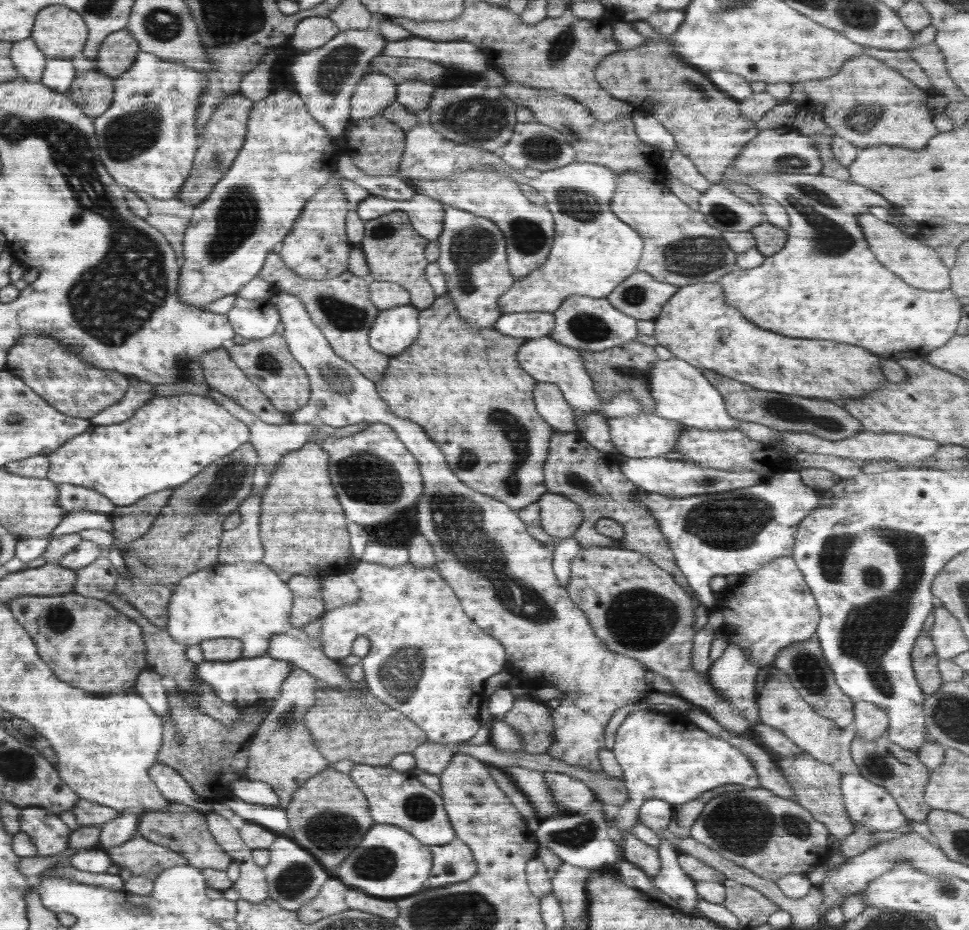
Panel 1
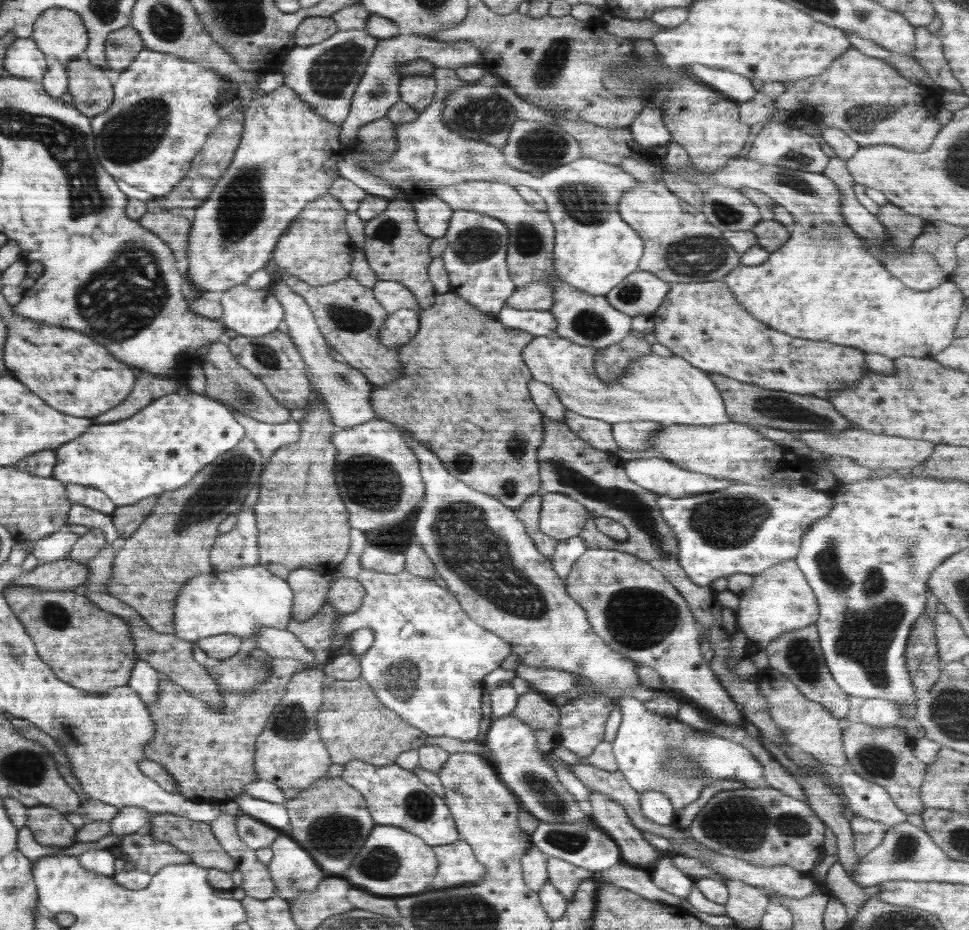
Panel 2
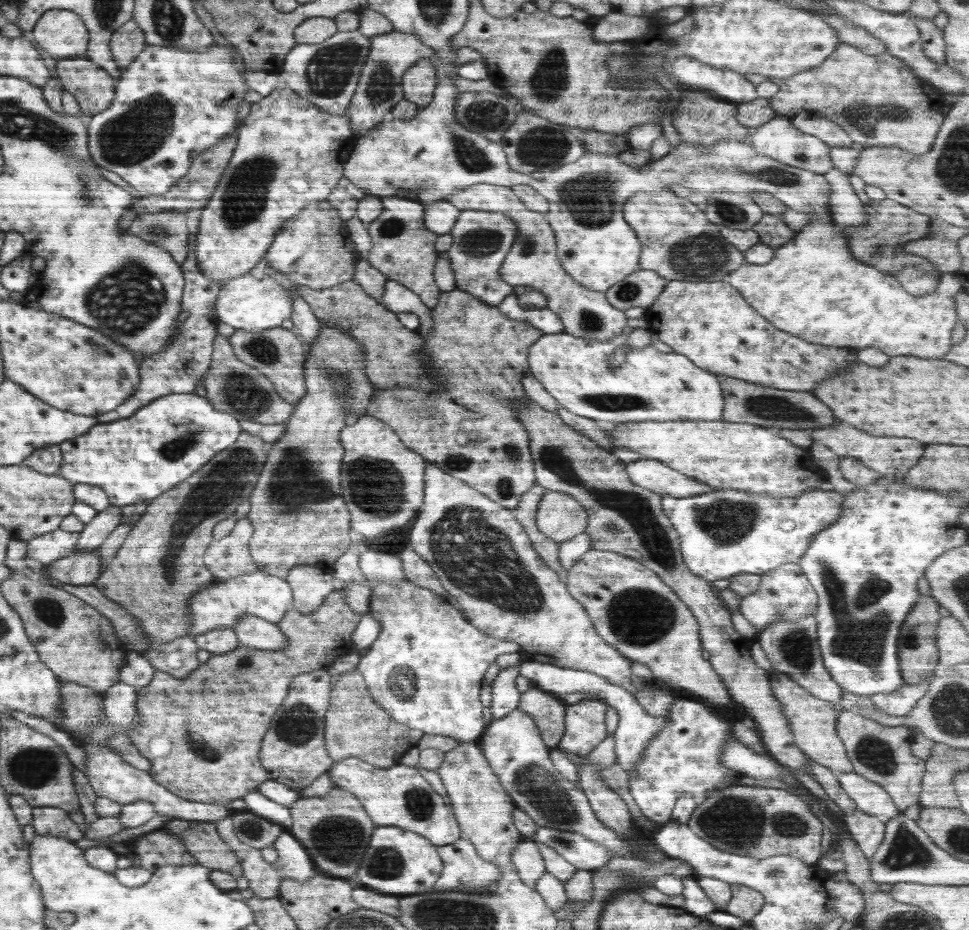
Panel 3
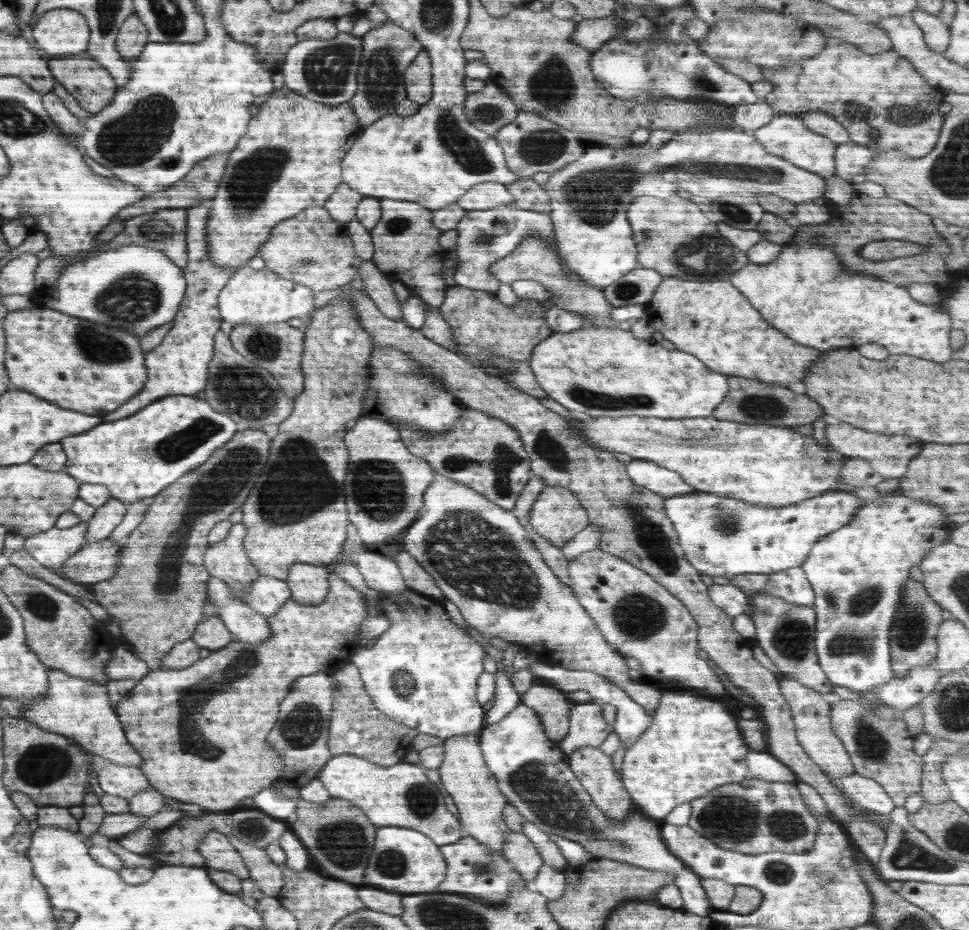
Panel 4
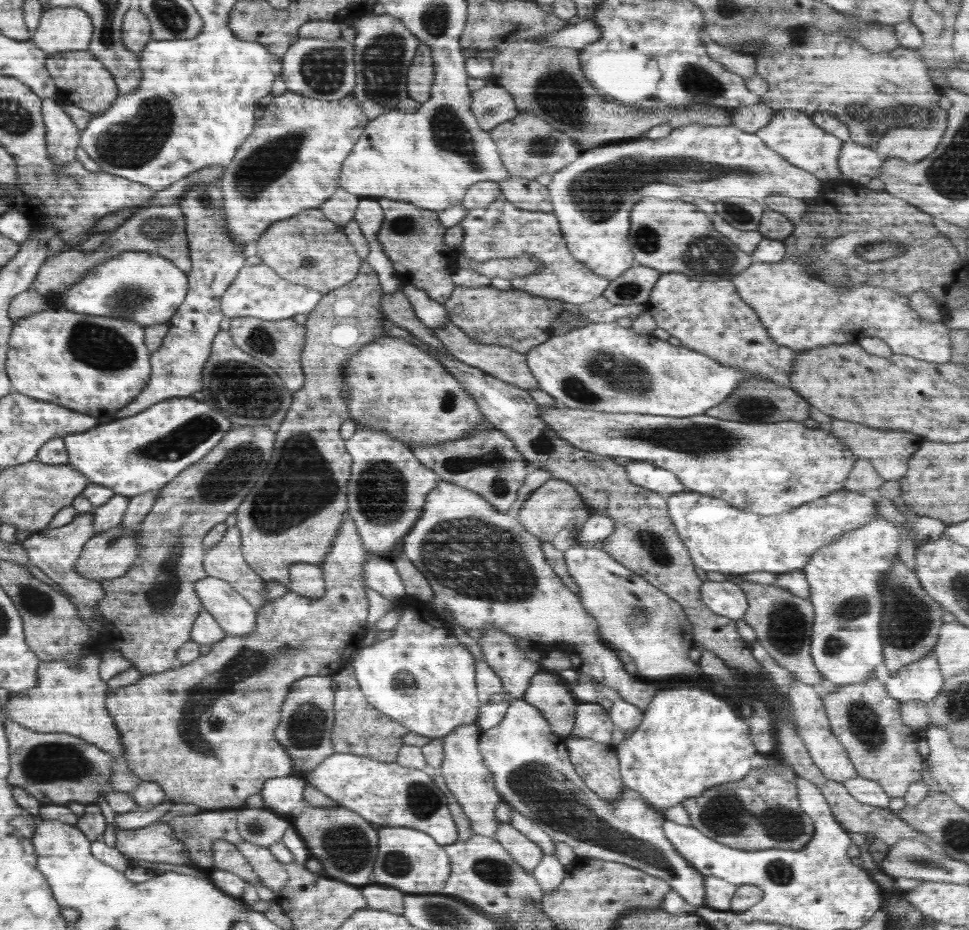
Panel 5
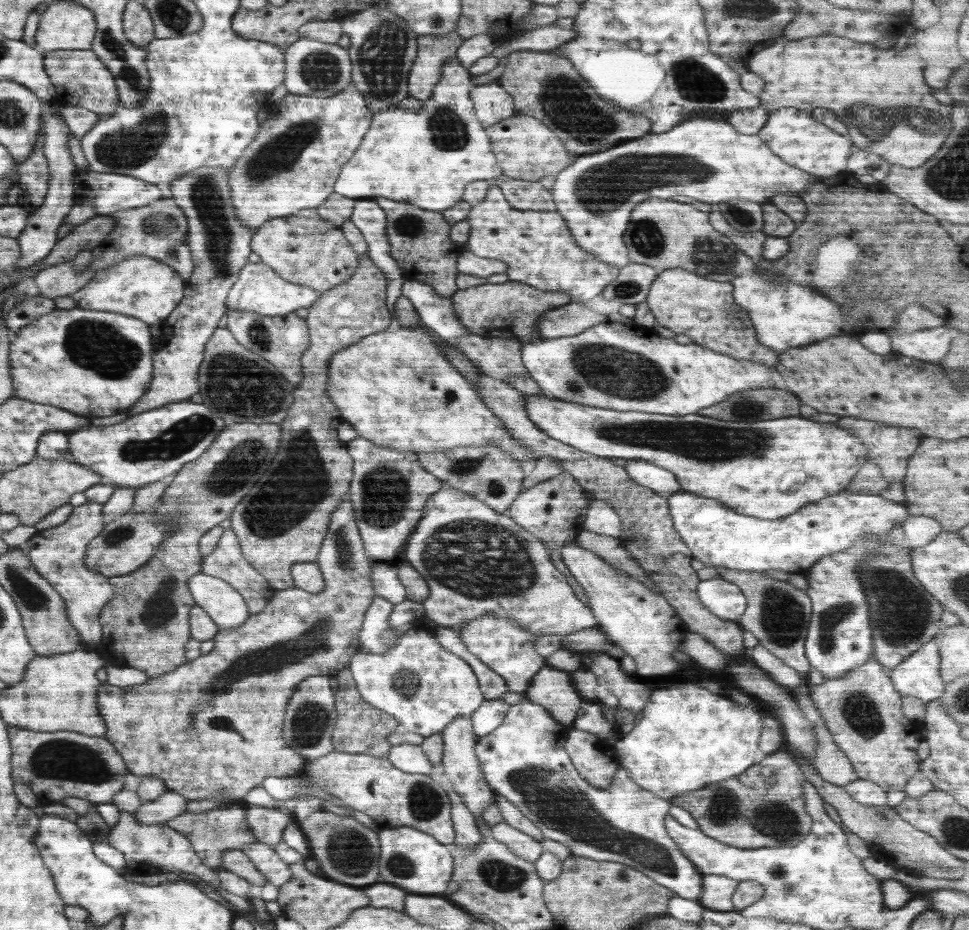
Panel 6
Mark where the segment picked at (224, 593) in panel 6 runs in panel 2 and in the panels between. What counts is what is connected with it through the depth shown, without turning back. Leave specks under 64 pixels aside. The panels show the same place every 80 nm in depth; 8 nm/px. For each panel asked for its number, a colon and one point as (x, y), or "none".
2: (279, 643)
3: (254, 632)
4: (247, 625)
5: (234, 614)

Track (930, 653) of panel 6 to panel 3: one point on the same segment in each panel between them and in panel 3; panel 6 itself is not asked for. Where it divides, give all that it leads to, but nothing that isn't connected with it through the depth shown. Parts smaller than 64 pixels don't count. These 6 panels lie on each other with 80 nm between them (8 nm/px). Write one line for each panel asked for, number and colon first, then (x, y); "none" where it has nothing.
3: (901, 702)
4: (899, 694)
5: (922, 680)

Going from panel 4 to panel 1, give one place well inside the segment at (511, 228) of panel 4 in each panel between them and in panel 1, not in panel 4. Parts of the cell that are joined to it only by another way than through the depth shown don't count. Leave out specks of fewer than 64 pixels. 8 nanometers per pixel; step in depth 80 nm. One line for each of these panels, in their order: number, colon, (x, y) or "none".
1: (473, 252)
2: (475, 257)
3: (481, 240)

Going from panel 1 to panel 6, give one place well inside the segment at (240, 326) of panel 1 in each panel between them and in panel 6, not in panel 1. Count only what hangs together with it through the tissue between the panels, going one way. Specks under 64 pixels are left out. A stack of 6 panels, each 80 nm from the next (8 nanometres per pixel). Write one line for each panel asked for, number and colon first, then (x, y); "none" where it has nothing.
2: (250, 313)
3: (246, 303)
4: (251, 296)
5: (257, 291)
6: (259, 288)

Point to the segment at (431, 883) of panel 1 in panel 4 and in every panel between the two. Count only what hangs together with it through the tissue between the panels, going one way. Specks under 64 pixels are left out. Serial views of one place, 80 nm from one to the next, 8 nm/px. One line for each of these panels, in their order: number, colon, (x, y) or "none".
2: (458, 866)
3: (464, 871)
4: (473, 872)

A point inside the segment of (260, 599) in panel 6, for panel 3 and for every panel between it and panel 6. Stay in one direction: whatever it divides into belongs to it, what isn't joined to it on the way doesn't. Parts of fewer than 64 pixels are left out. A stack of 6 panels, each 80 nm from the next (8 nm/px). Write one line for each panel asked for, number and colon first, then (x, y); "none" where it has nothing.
3: (228, 557)
4: (227, 559)
5: (225, 560)

